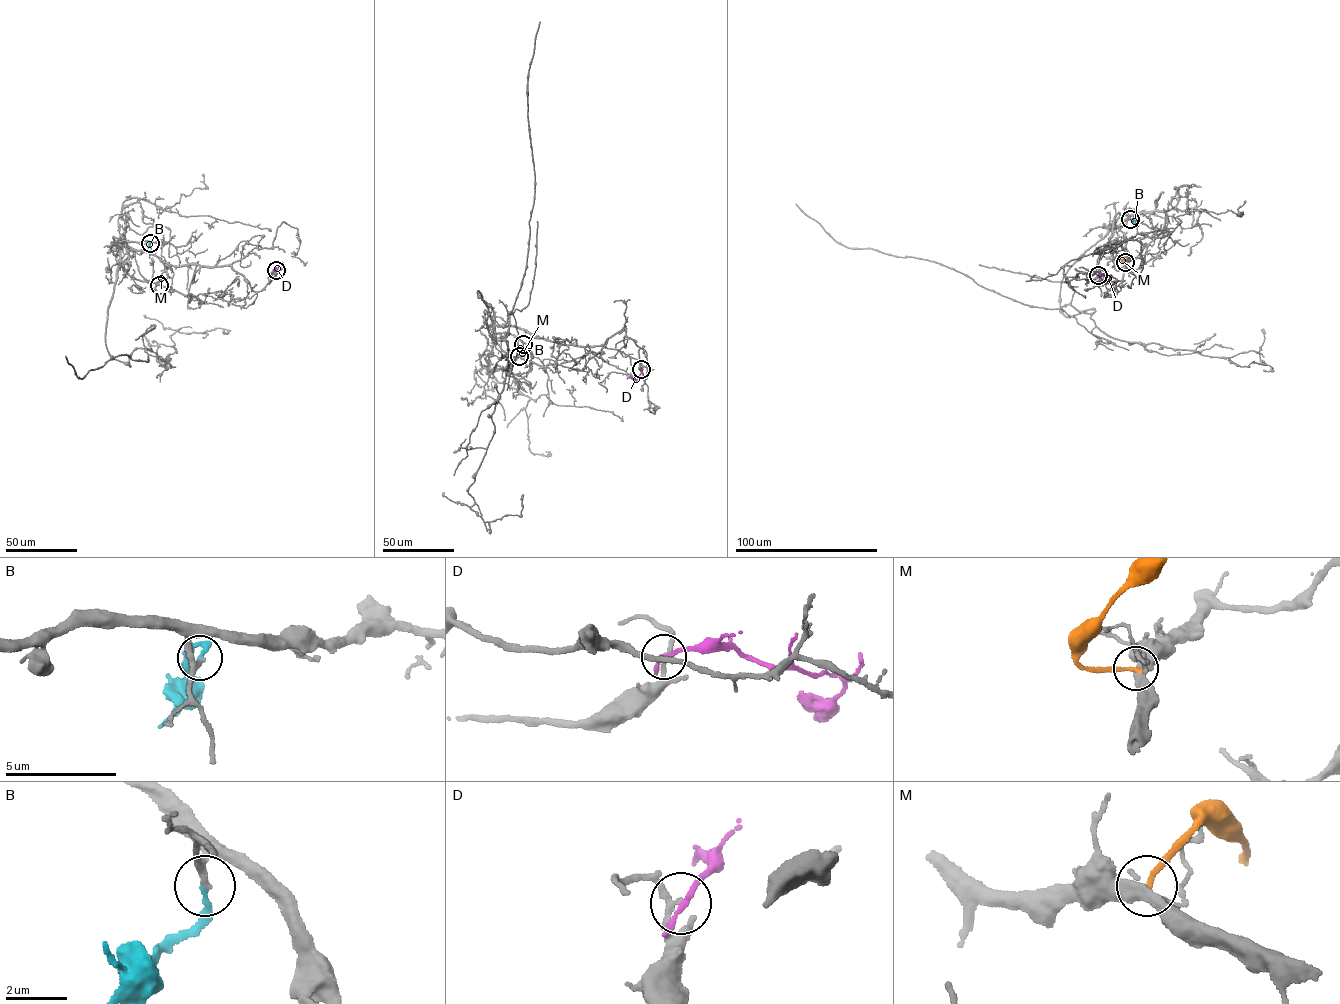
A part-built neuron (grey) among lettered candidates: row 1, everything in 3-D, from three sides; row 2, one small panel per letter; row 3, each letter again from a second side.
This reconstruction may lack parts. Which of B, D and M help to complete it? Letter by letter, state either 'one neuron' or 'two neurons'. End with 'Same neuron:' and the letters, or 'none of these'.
B: one neuron
D: two neurons
M: two neurons
Same neuron: B

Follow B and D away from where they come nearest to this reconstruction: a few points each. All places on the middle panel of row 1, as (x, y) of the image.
B: (523, 344), (517, 356)
D: (641, 369), (635, 380), (627, 378)

